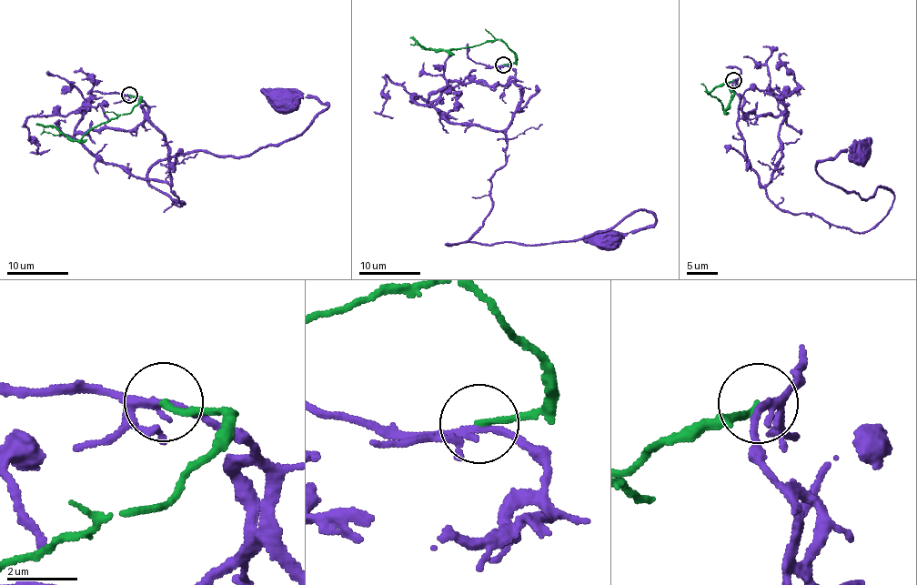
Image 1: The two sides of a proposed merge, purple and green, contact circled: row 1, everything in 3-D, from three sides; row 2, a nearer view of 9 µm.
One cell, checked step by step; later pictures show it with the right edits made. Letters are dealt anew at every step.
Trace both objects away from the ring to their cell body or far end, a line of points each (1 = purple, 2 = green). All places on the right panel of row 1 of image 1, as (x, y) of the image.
1: (733, 80), (748, 166), (780, 208), (868, 231), (891, 209), (889, 189), (861, 200), (815, 166), (857, 154)
2: (733, 80), (705, 92), (719, 98), (725, 110), (734, 93), (729, 85)

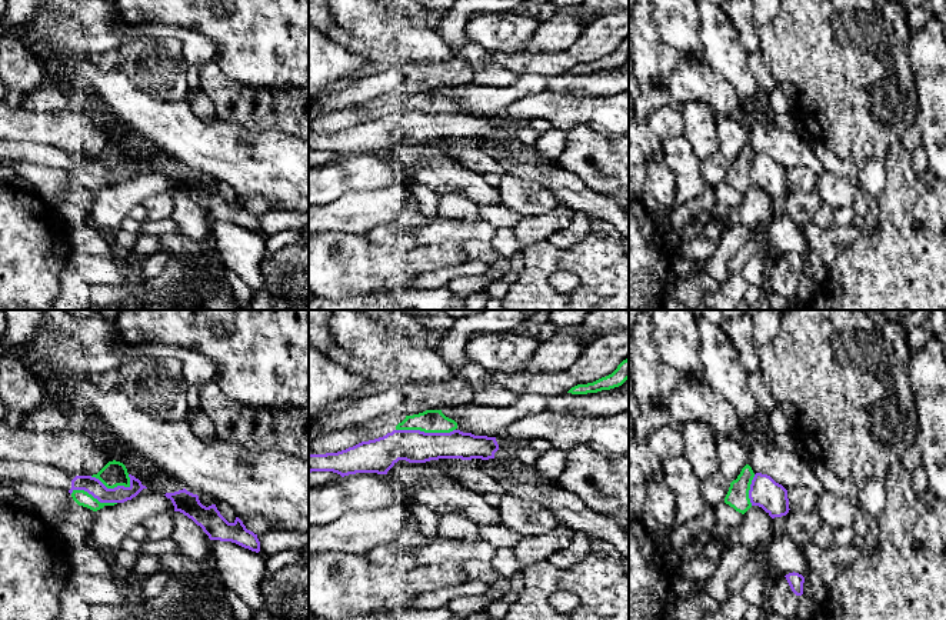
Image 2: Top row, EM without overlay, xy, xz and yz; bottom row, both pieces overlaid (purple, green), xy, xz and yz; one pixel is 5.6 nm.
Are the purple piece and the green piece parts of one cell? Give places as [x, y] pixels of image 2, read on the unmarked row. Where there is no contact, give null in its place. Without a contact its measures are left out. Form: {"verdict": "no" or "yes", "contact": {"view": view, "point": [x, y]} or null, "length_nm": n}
{"verdict": "no", "contact": {"view": "xz", "point": [426, 113]}, "length_nm": 340}

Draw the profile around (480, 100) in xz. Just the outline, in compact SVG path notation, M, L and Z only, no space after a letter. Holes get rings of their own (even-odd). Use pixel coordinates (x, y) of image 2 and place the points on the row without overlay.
M602 70L587 74L519 74L517 80L507 87L477 86L473 81L462 86L442 89L442 93L457 103L463 113L474 116L497 117L514 100L554 91L557 94L572 94L576 97L607 97L622 91L629 91L629 70Z

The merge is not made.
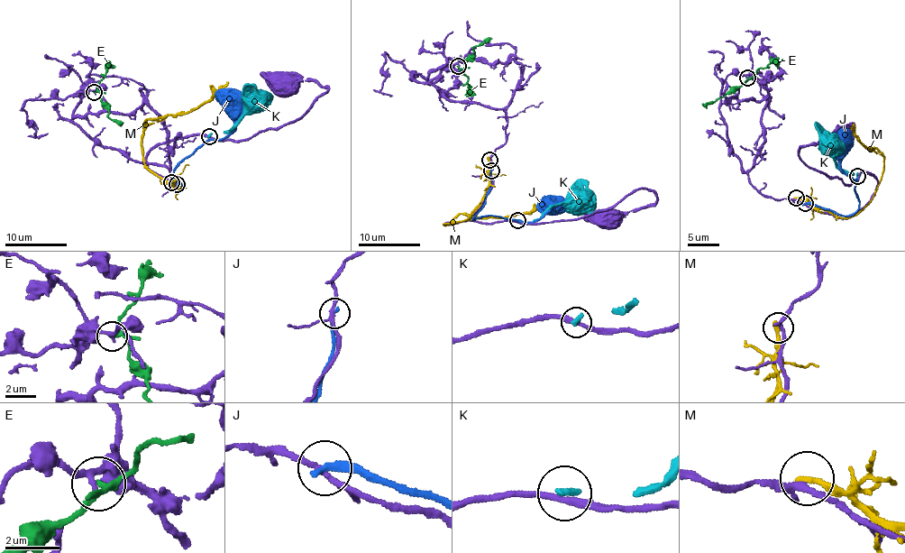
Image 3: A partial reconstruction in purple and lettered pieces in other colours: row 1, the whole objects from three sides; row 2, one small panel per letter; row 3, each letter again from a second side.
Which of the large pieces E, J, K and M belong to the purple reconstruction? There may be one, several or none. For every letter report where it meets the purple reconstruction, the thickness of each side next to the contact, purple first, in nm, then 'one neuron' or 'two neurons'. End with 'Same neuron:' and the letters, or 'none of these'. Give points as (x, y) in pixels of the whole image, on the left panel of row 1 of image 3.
E: (94, 92) | 200/180 nm | two neurons
J: (177, 184) | 180/240 nm | two neurons
K: (209, 136) | 240/240 nm | two neurons
M: (171, 182) | 220/280 nm | two neurons
Same neuron: none of these

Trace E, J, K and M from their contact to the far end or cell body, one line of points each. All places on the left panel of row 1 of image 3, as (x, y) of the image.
E: (94, 92), (100, 94), (111, 119), (123, 123)
J: (177, 184), (181, 183), (177, 185), (174, 168), (209, 140), (221, 141), (233, 129), (227, 88)
K: (209, 137), (227, 132), (234, 125), (243, 112), (243, 97), (253, 84)
M: (171, 181), (180, 184), (177, 189), (145, 164), (142, 124), (148, 119), (180, 115), (197, 109), (229, 82)

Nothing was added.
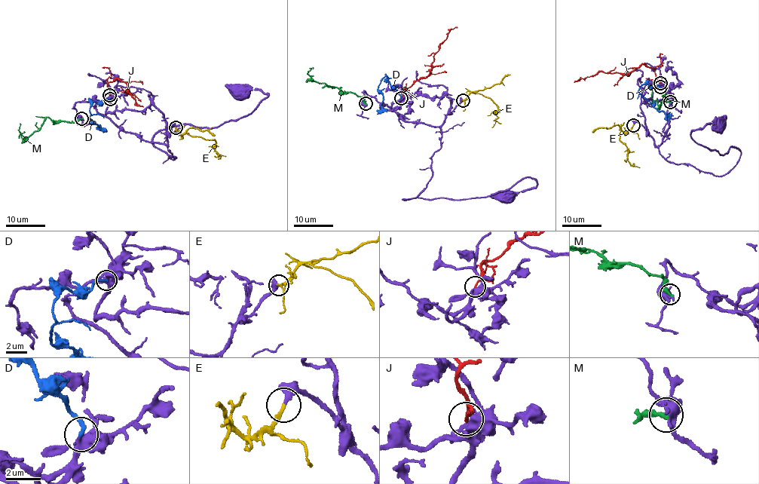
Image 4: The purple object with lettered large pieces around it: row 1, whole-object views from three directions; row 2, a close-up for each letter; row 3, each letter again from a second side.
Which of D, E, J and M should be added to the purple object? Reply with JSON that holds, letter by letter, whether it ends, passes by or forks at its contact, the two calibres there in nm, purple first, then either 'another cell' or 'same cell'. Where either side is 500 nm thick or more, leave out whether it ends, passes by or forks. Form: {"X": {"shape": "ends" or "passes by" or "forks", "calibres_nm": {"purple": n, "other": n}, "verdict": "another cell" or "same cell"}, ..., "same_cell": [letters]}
{"D": {"shape": "ends", "calibres_nm": {"purple": 360, "other": 280}, "verdict": "same cell"}, "E": {"shape": "ends", "calibres_nm": {"purple": 340, "other": 200}, "verdict": "same cell"}, "J": {"shape": "ends", "calibres_nm": {"purple": 440, "other": 180}, "verdict": "another cell"}, "M": {"calibres_nm": {"purple": 500, "other": 320}, "verdict": "another cell"}, "same_cell": ["D", "E"]}

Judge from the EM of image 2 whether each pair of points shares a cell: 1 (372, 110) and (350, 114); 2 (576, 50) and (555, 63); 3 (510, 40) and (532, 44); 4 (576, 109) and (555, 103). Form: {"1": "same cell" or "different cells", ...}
{"1": "different cells", "2": "same cell", "3": "different cells", "4": "same cell"}

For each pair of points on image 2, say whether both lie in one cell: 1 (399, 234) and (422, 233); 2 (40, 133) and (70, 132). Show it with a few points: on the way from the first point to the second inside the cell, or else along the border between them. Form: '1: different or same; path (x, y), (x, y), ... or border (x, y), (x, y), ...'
1: different; border (437, 219), (415, 232), (417, 244)
2: same; path (47, 132), (63, 132)

